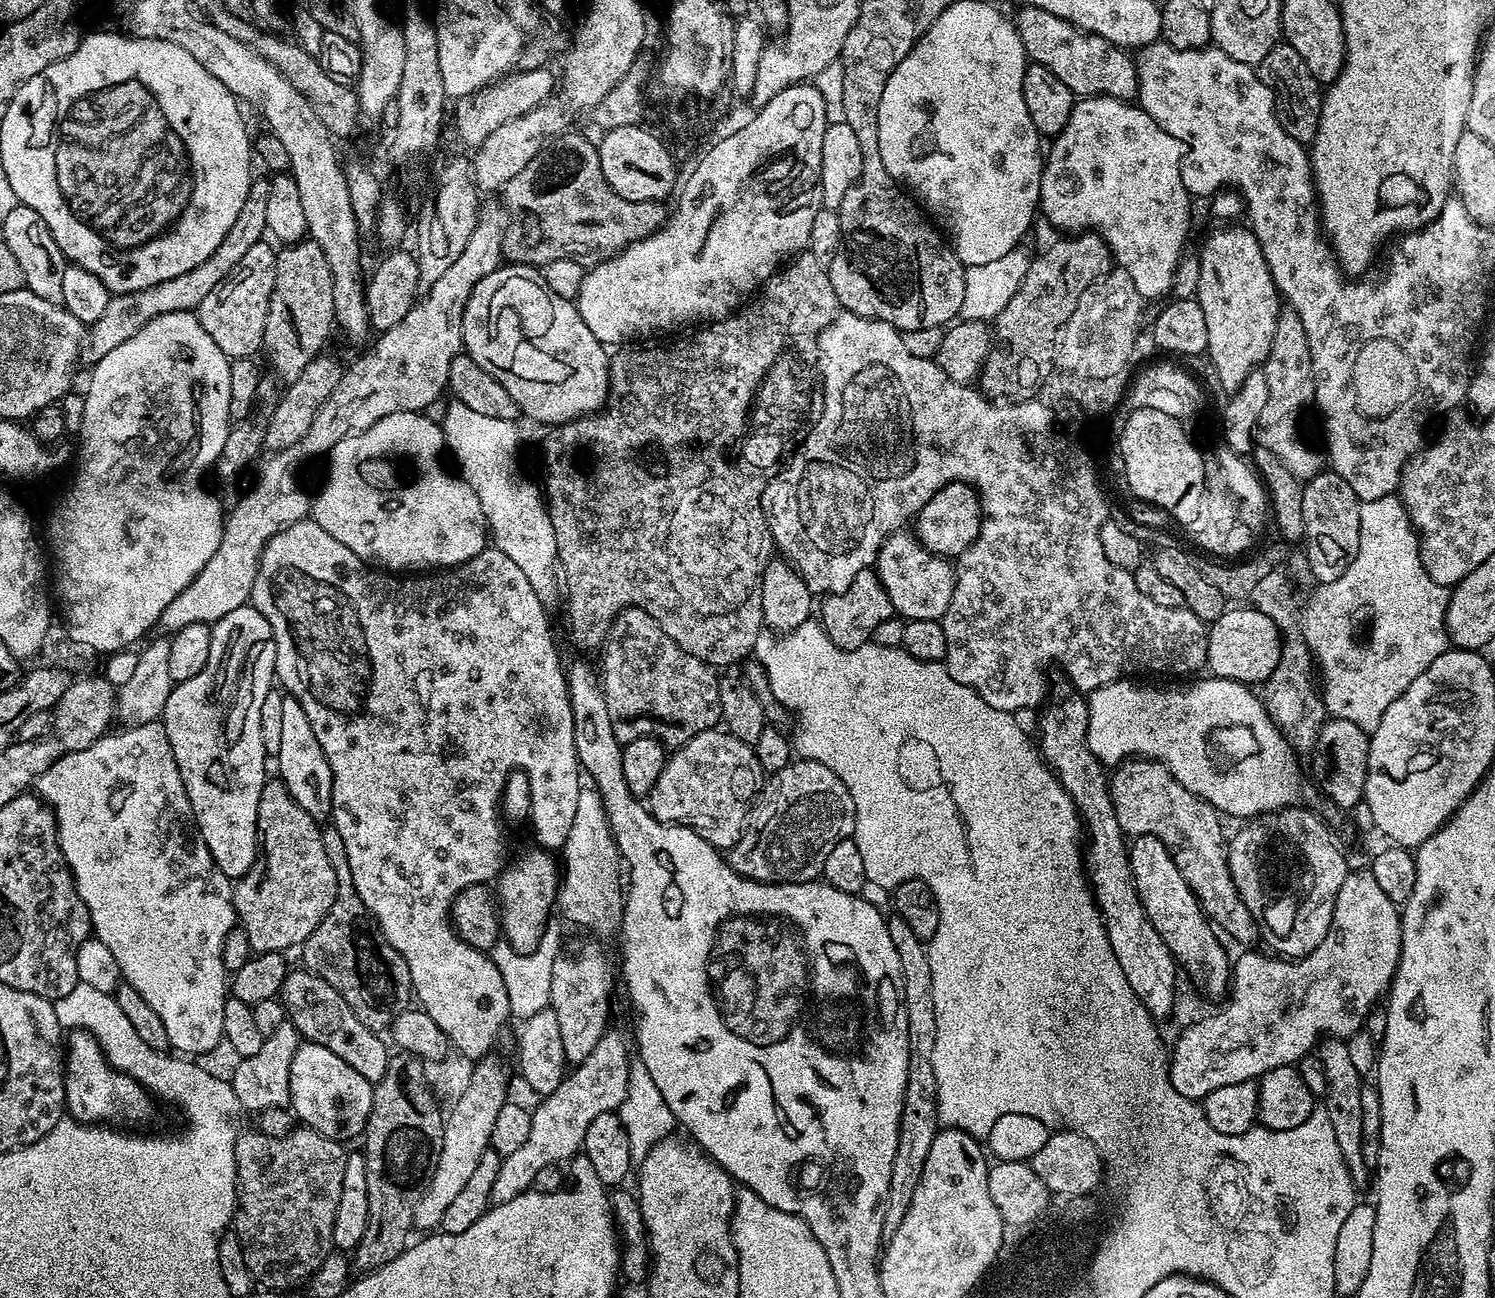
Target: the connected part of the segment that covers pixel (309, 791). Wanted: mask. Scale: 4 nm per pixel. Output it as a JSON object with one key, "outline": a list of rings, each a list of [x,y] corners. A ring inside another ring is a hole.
{"outline":[[[285,695],[282,702],[282,739],[278,753],[280,759],[279,779],[290,790],[294,802],[310,814],[317,822],[324,822],[332,814],[332,771],[330,762],[326,762],[326,754],[322,754],[322,746],[318,746],[318,738],[310,726],[310,718],[306,718],[306,710],[294,697]]]}

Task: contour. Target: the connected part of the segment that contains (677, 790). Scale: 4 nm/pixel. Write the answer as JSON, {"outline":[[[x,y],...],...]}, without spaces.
{"outline":[[[719,727],[708,728],[687,740],[665,759],[662,774],[658,774],[658,780],[648,793],[646,803],[652,807],[649,808],[651,815],[662,823],[683,824],[686,828],[692,828],[702,838],[706,838],[706,842],[710,842],[714,847],[727,850],[738,842],[744,832],[749,811],[765,780],[765,770],[758,762],[753,745],[739,741]]]}

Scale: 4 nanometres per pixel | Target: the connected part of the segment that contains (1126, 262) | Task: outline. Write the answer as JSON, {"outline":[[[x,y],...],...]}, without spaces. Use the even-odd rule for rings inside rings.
{"outline":[[[1085,96],[1077,99],[1070,114],[1070,122],[1049,144],[1052,145],[1049,148],[1047,145],[1046,148],[1044,173],[1040,183],[1038,208],[1042,216],[1064,234],[1079,234],[1085,230],[1096,232],[1108,243],[1108,248],[1112,251],[1115,263],[1119,267],[1124,268],[1126,274],[1130,274],[1130,278],[1134,278],[1134,286],[1138,286],[1138,294],[1140,296],[1151,298],[1151,296],[1165,295],[1164,297],[1167,297],[1173,291],[1176,267],[1179,266],[1180,255],[1188,244],[1186,243],[1188,240],[1188,227],[1192,224],[1191,202],[1193,203],[1193,201],[1190,199],[1190,193],[1188,193],[1186,186],[1182,182],[1180,160],[1184,156],[1184,148],[1180,140],[1170,134],[1166,134],[1166,130],[1162,130],[1162,126],[1158,126],[1158,122],[1154,118],[1150,118],[1150,114],[1146,114],[1144,109],[1135,103],[1126,100],[1115,100],[1109,96]]]}

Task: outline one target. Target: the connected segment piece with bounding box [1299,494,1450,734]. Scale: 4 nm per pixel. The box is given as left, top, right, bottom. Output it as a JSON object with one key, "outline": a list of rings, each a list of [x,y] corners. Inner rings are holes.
{"outline":[[[1399,495],[1383,496],[1361,503],[1358,554],[1354,558],[1354,562],[1350,562],[1350,566],[1346,566],[1342,578],[1329,584],[1317,583],[1315,587],[1311,589],[1307,599],[1303,601],[1299,617],[1299,631],[1308,644],[1308,651],[1311,653],[1313,661],[1318,665],[1319,675],[1320,672],[1324,675],[1322,699],[1325,710],[1329,717],[1354,722],[1354,726],[1358,726],[1363,732],[1371,734],[1378,726],[1378,722],[1382,722],[1382,714],[1386,714],[1386,706],[1390,706],[1390,702],[1394,702],[1400,697],[1406,690],[1406,686],[1410,686],[1410,682],[1414,682],[1414,678],[1418,678],[1418,674],[1425,672],[1430,666],[1430,662],[1434,662],[1434,658],[1441,656],[1450,644],[1448,629],[1444,627],[1444,615],[1448,612],[1449,589],[1443,584],[1434,582],[1434,578],[1430,578],[1430,574],[1426,574],[1420,561],[1420,537],[1416,535],[1415,528],[1408,521],[1404,503],[1401,502]]]}

